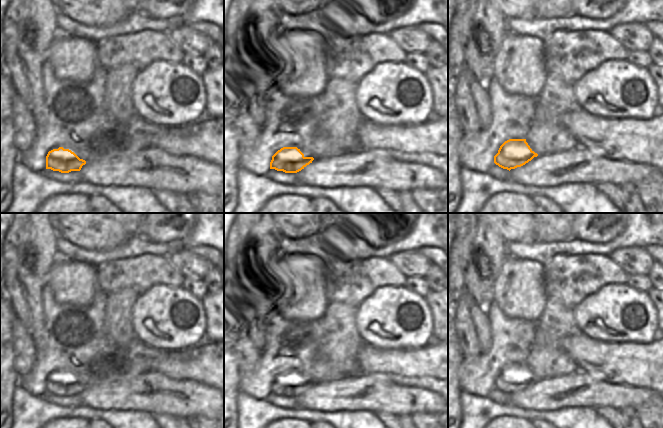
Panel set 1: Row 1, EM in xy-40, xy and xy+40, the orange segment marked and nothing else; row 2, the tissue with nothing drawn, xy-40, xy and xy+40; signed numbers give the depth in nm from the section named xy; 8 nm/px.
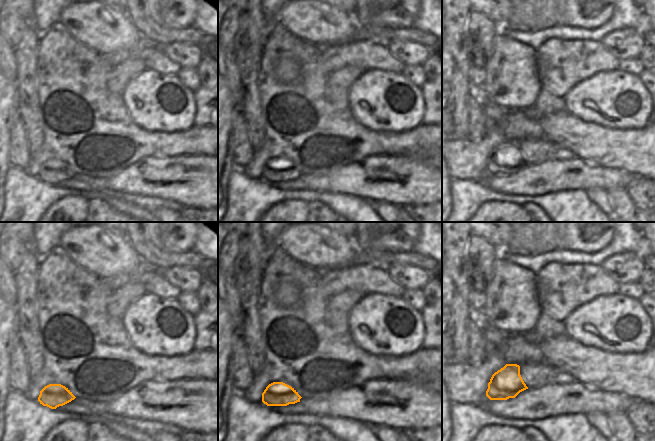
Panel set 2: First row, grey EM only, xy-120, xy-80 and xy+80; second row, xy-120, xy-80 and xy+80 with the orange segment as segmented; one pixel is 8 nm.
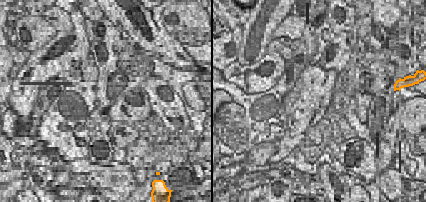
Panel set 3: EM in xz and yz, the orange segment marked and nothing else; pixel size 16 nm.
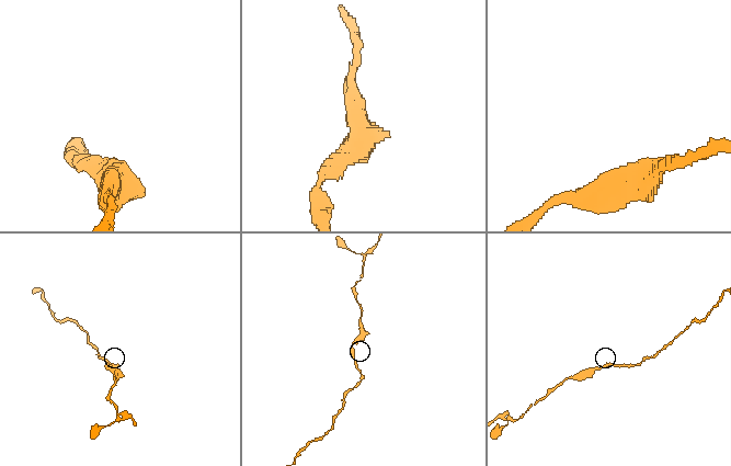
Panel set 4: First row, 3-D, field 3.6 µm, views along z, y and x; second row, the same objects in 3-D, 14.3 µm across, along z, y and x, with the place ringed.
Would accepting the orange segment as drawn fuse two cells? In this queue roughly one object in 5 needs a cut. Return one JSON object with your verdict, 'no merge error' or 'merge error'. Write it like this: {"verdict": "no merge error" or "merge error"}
{"verdict": "no merge error"}

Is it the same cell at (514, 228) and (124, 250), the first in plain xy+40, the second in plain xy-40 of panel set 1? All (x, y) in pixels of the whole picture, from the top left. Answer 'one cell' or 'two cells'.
two cells

